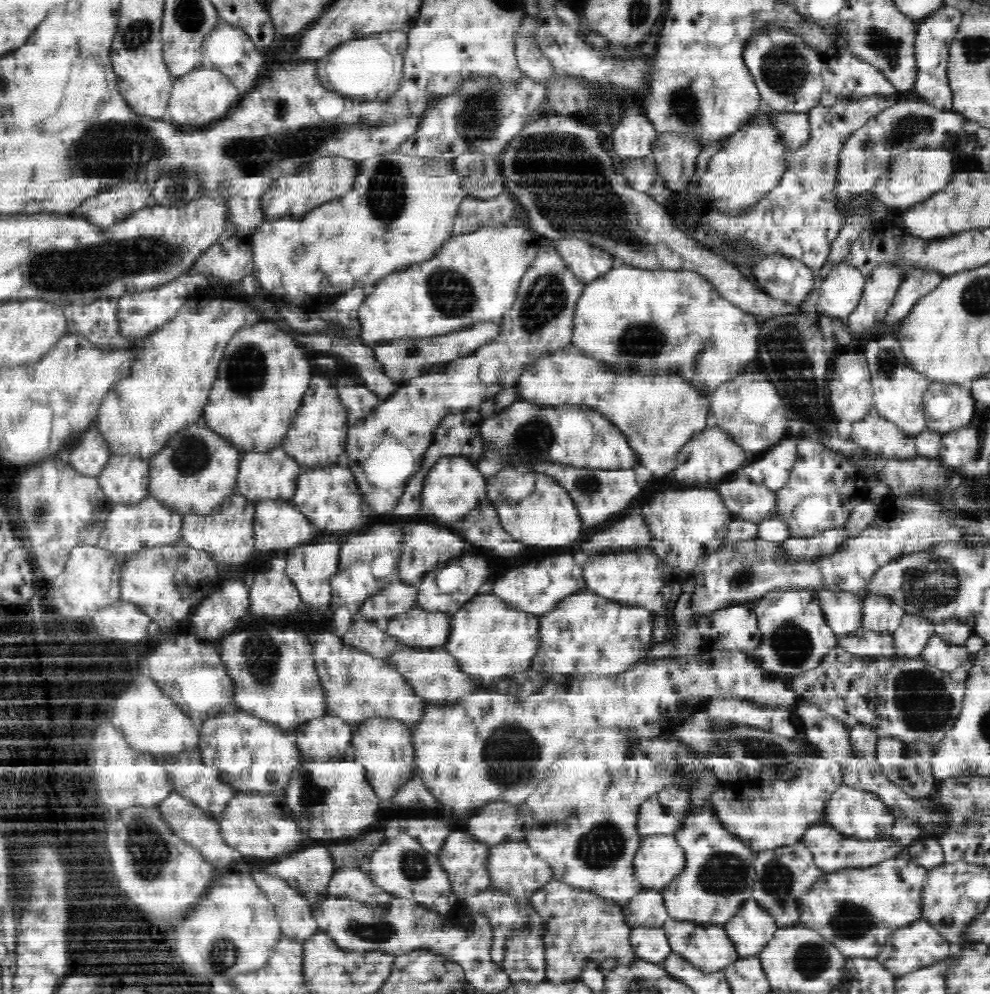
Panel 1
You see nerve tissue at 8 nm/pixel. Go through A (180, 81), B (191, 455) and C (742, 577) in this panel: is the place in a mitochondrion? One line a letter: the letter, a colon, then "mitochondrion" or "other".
A: other
B: mitochondrion
C: mitochondrion

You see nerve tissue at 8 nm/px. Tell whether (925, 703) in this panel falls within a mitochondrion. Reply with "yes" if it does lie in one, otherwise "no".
yes

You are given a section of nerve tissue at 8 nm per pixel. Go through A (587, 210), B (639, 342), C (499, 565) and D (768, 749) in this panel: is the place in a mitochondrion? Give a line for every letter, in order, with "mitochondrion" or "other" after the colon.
A: mitochondrion
B: mitochondrion
C: other
D: mitochondrion

